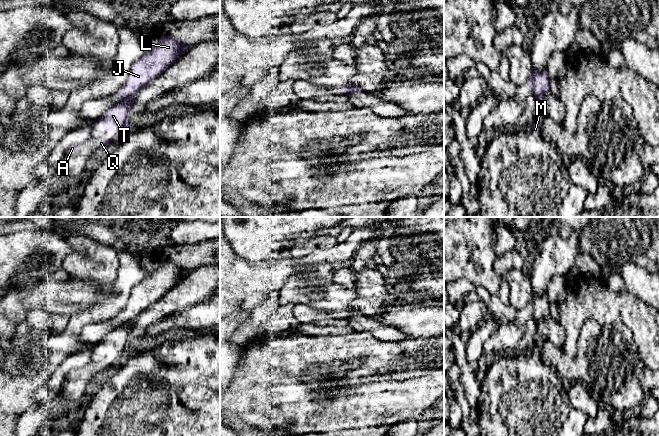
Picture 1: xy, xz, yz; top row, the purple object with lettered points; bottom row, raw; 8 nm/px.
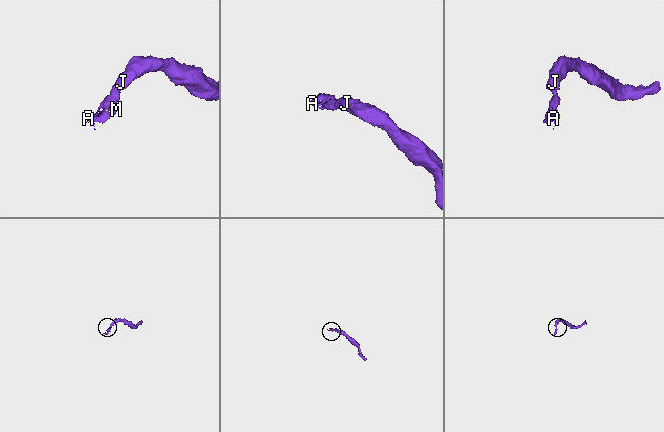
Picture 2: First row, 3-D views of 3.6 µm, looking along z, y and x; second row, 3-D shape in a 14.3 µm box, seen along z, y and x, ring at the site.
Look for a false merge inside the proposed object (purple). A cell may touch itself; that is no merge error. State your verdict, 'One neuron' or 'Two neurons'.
Two neurons

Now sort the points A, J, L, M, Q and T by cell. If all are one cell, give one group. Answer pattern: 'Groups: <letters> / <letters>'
Groups: A M Q T / J L

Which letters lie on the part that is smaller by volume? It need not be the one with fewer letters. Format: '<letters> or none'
A, M, Q, T

